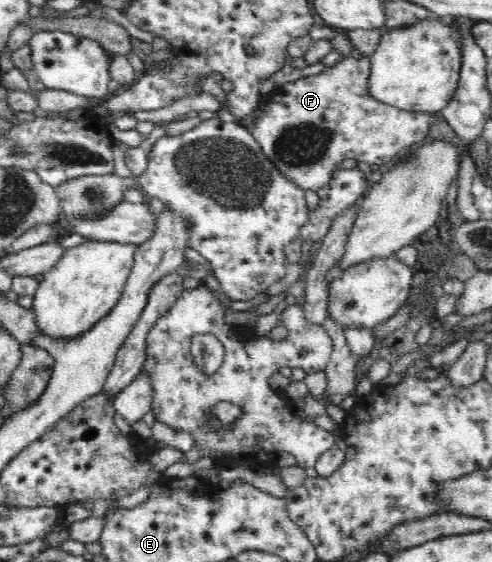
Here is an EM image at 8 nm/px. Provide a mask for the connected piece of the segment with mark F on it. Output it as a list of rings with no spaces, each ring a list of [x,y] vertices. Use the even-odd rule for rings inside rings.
[[[355,48],[344,55],[334,67],[325,68],[316,76],[297,79],[282,86],[276,86],[269,94],[261,96],[258,106],[259,115],[255,124],[247,129],[261,145],[263,153],[285,176],[285,179],[297,183],[301,189],[316,193],[324,187],[337,170],[343,169],[344,160],[355,159],[369,165],[379,165],[382,170],[389,167],[393,159],[401,152],[421,145],[435,122],[443,122],[441,111],[434,113],[401,111],[399,108],[374,100],[369,96],[371,60],[369,56],[359,56]]]

